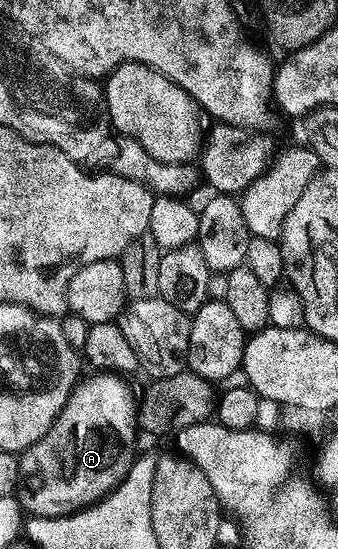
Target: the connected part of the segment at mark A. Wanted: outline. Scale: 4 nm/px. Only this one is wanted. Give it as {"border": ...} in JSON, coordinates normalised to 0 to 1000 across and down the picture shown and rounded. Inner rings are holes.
{"border":[[[275,678],[266,679],[266,683],[263,690],[254,687],[249,692],[231,694],[228,701],[216,705],[213,721],[198,729],[198,736],[180,745],[175,758],[151,772],[151,780],[142,787],[104,809],[83,812],[59,829],[62,876],[50,887],[47,902],[77,938],[101,944],[183,944],[201,936],[219,936],[228,929],[251,929],[260,922],[275,922],[284,914],[314,907],[317,902],[331,900],[340,887],[370,872],[385,852],[399,847],[399,834],[393,834],[393,803],[402,801],[405,791],[411,792],[411,778],[405,772],[408,727],[399,723],[399,718],[393,725],[393,710],[370,698],[379,694],[373,694],[358,681],[337,678]]]}

